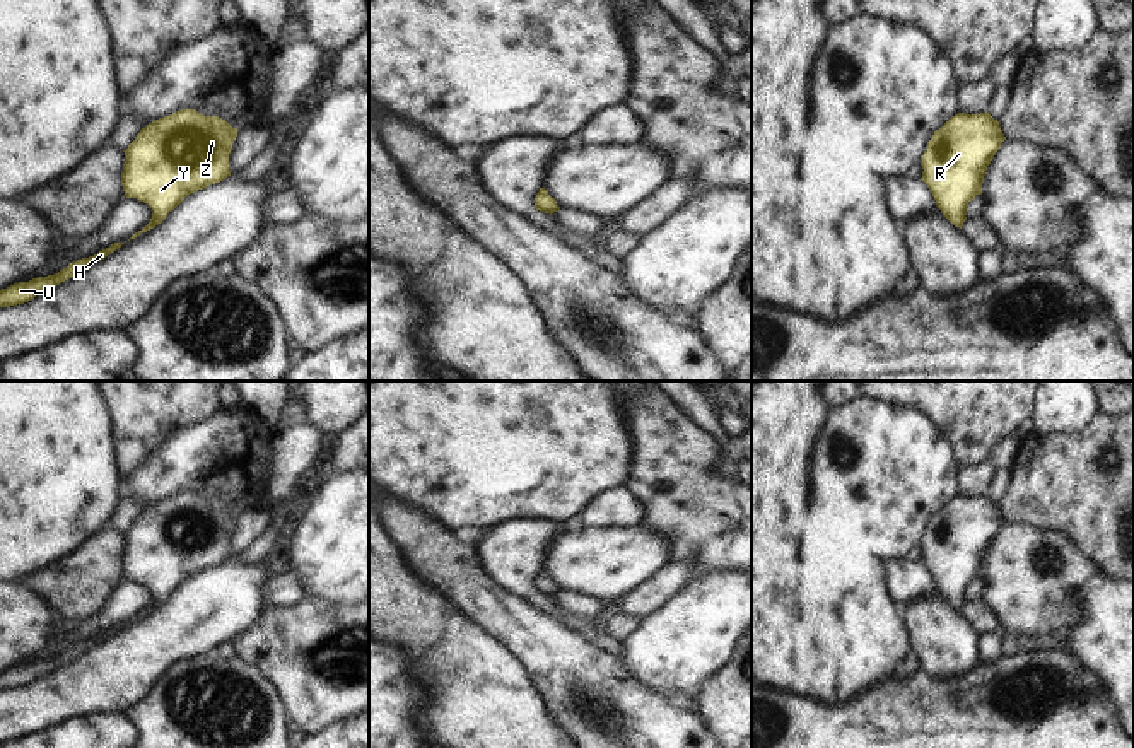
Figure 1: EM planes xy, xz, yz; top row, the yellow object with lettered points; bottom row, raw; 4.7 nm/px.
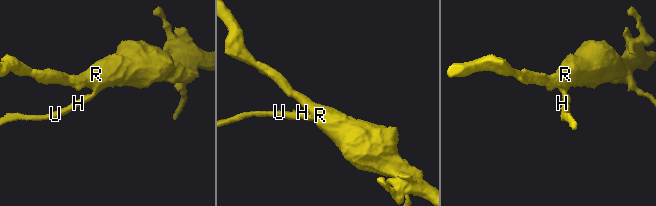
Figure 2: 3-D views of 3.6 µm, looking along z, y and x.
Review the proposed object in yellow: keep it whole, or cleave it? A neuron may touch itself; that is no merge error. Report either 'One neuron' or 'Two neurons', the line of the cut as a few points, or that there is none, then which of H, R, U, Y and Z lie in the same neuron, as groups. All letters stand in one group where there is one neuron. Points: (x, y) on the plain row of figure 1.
One neuron. No split. Groups: H R U Y Z

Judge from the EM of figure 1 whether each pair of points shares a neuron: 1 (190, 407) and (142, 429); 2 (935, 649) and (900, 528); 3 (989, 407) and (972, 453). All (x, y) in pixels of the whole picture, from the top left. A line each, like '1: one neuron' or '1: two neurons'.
1: one neuron
2: two neurons
3: one neuron

